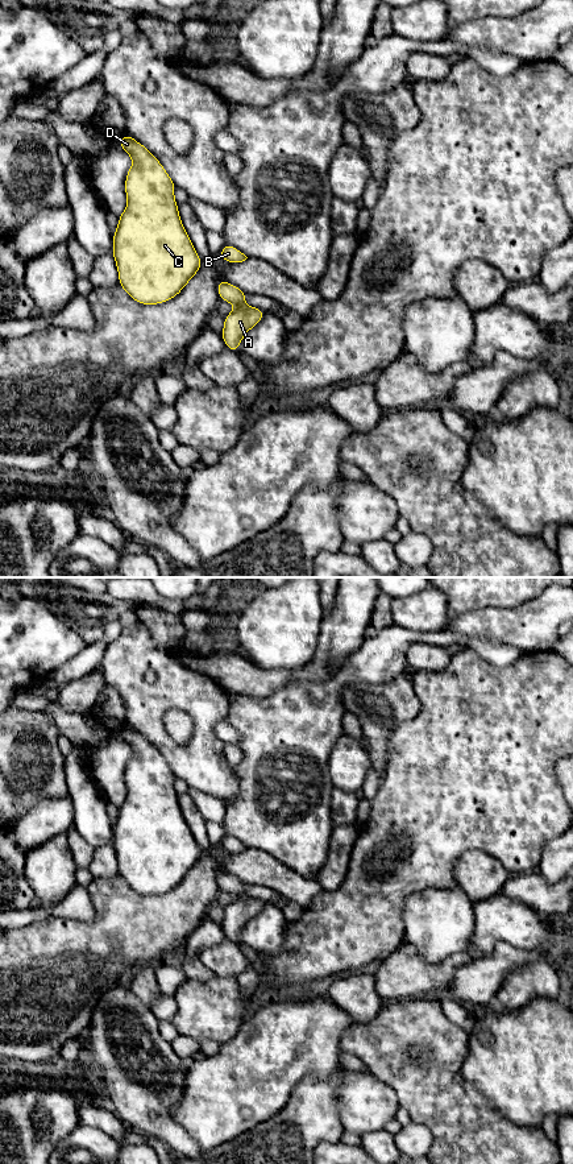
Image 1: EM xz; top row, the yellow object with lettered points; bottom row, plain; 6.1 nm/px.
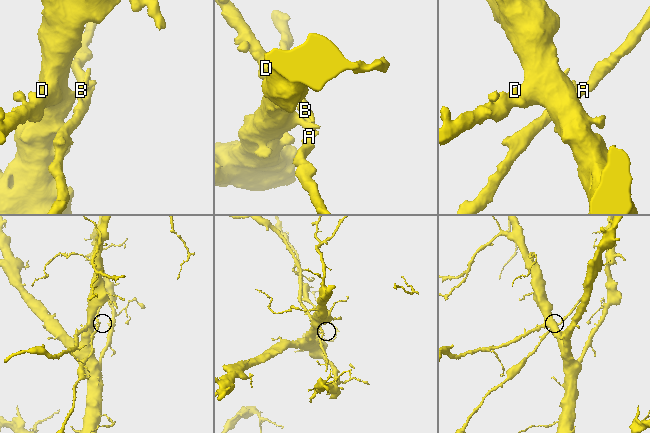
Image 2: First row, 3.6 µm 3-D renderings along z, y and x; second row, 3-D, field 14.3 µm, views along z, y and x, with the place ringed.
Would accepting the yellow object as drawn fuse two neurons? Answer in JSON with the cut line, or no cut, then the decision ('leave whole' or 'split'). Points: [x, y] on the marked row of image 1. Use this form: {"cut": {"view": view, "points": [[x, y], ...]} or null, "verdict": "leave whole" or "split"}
{"cut": {"view": "xz", "points": [[245, 305], [237, 306]]}, "verdict": "split"}

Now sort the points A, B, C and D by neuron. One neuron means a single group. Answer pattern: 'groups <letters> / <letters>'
groups A B / C D

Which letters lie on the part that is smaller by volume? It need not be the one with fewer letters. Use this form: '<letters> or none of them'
A, B

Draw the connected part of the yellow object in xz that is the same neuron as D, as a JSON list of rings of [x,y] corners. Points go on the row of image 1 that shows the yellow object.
[[[125,134],[117,142],[132,157],[132,167],[125,177],[126,208],[119,216],[119,224],[113,233],[112,254],[119,272],[119,285],[140,305],[161,305],[175,298],[190,279],[200,270],[202,258],[196,253],[188,237],[174,198],[175,183],[153,156],[153,153],[130,134]]]

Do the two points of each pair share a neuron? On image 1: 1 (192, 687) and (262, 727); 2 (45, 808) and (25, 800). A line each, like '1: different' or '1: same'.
1: different
2: different

